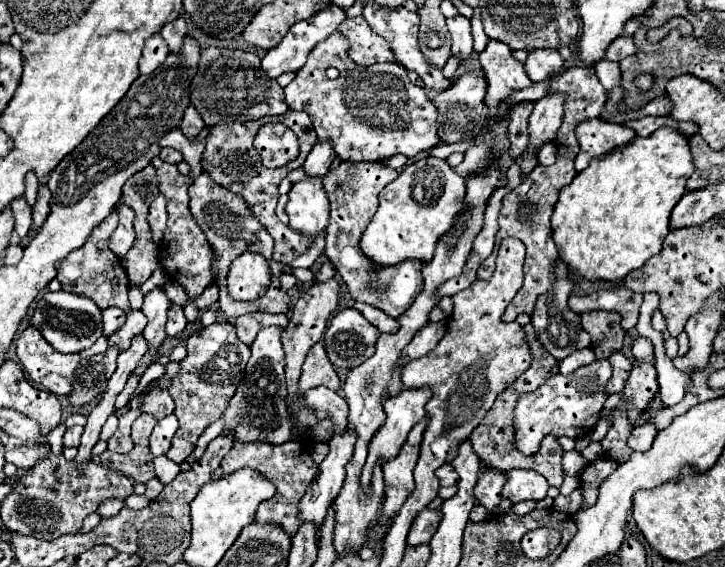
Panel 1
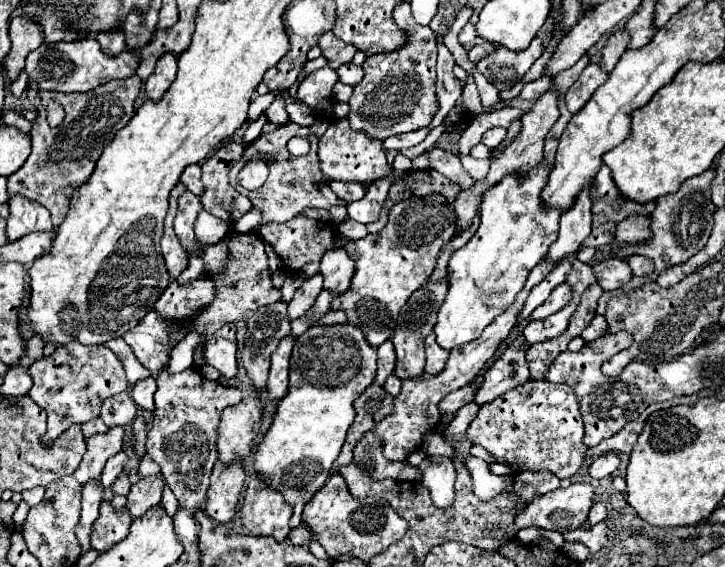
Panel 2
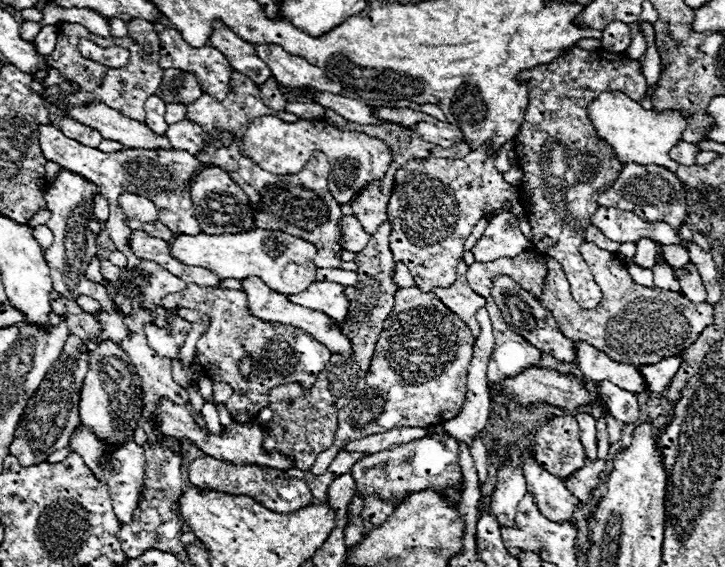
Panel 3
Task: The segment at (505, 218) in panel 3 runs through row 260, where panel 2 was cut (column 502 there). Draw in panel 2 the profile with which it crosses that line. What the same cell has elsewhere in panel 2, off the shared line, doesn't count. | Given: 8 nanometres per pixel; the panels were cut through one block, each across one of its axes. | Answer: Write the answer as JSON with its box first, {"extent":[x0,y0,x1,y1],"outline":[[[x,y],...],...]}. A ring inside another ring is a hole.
{"extent":[464,456,512,500],"outline":[[[466,456],[464,466],[468,468],[468,472],[474,478],[474,492],[480,500],[490,500],[498,496],[500,492],[504,492],[504,486],[508,486],[508,490],[512,492],[512,482],[504,480],[502,476],[492,474],[486,460],[476,458],[476,456]]]}

